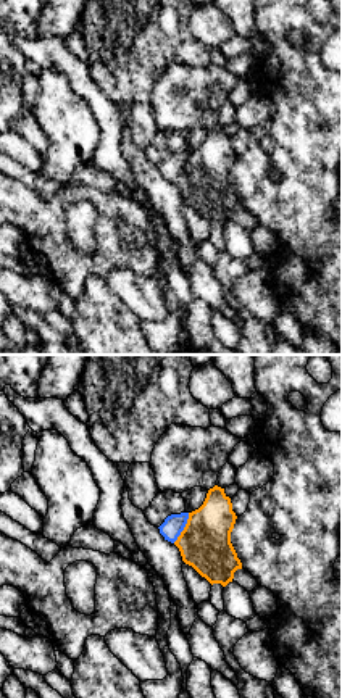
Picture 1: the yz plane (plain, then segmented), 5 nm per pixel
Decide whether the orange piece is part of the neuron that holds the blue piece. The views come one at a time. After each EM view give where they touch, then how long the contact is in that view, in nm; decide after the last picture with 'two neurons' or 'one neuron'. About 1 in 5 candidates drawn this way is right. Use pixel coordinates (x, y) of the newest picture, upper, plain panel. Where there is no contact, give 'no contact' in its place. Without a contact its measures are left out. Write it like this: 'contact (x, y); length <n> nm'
contact (184, 165); length 170 nm

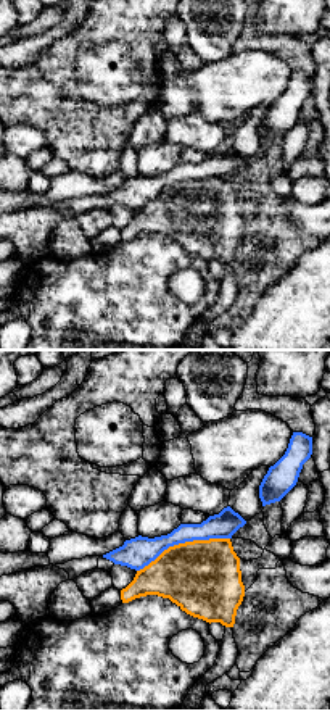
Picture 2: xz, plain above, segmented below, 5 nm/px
contact (182, 181); length 500 nm

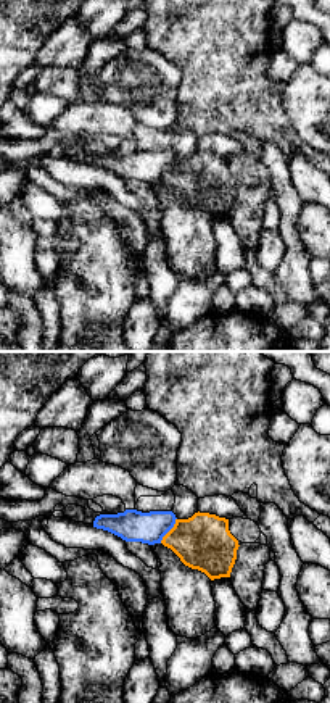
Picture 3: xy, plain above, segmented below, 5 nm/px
contact (169, 168); length 150 nm

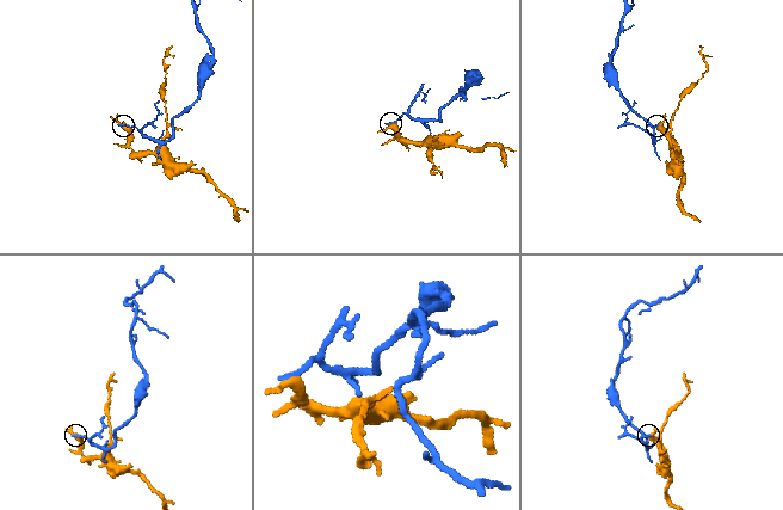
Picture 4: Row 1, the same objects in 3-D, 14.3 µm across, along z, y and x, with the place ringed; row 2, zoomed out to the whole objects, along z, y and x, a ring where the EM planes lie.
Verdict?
two neurons

